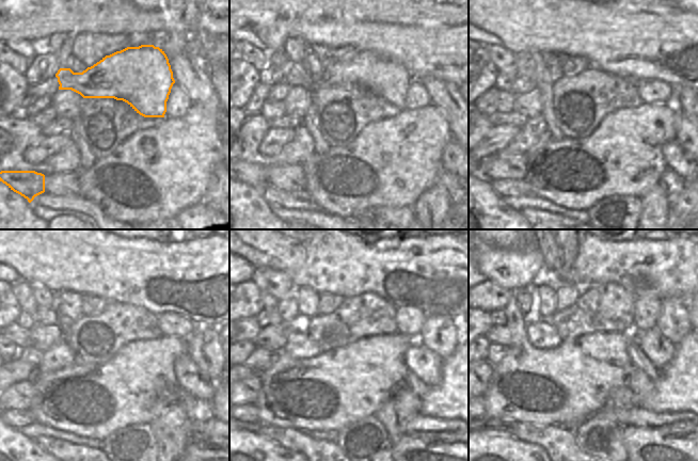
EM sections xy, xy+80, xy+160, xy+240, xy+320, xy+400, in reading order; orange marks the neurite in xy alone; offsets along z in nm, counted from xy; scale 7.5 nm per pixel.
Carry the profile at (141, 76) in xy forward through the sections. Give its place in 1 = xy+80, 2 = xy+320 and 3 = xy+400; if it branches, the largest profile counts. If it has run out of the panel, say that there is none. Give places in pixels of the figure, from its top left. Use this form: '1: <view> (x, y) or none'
1: xy+80 (387, 78)
2: xy+320 (275, 283)
3: xy+400 (511, 269)

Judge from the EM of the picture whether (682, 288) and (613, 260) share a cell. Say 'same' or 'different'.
same

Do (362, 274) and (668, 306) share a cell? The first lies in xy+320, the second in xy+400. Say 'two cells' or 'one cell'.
two cells

